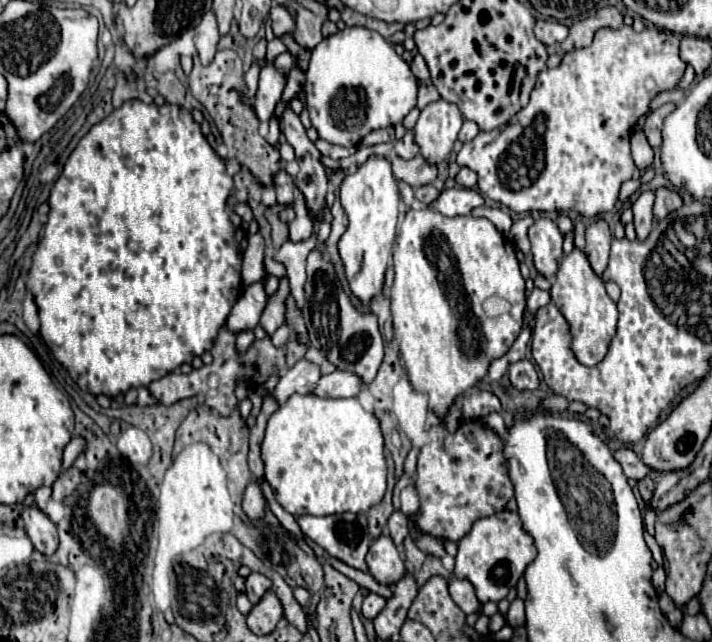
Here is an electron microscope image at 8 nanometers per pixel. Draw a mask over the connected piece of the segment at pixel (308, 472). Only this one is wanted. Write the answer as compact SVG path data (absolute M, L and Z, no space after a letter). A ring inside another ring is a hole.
M292 395L278 407L266 427L262 441L264 477L274 489L276 501L294 517L298 515L334 515L334 513L366 513L378 505L386 491L384 441L378 419L368 413L356 397L320 399L314 395Z

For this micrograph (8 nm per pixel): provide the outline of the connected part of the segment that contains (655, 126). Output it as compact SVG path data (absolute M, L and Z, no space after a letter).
M666 103L666 105L658 107L656 111L652 111L652 113L646 117L644 135L646 135L646 139L648 139L648 143L650 143L652 149L660 147L660 143L662 143L662 135L660 135L662 123L664 123L664 119L674 111L674 107L676 107L674 103Z

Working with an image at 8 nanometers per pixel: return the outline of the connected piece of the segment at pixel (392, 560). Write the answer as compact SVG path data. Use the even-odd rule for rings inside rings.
M380 535L376 541L372 541L366 563L368 571L380 585L396 585L406 575L404 561L388 535Z

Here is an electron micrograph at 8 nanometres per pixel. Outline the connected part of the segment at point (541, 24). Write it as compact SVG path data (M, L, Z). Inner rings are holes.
M538 21L534 27L534 33L540 43L544 45L556 45L562 43L568 35L568 27L558 21Z

